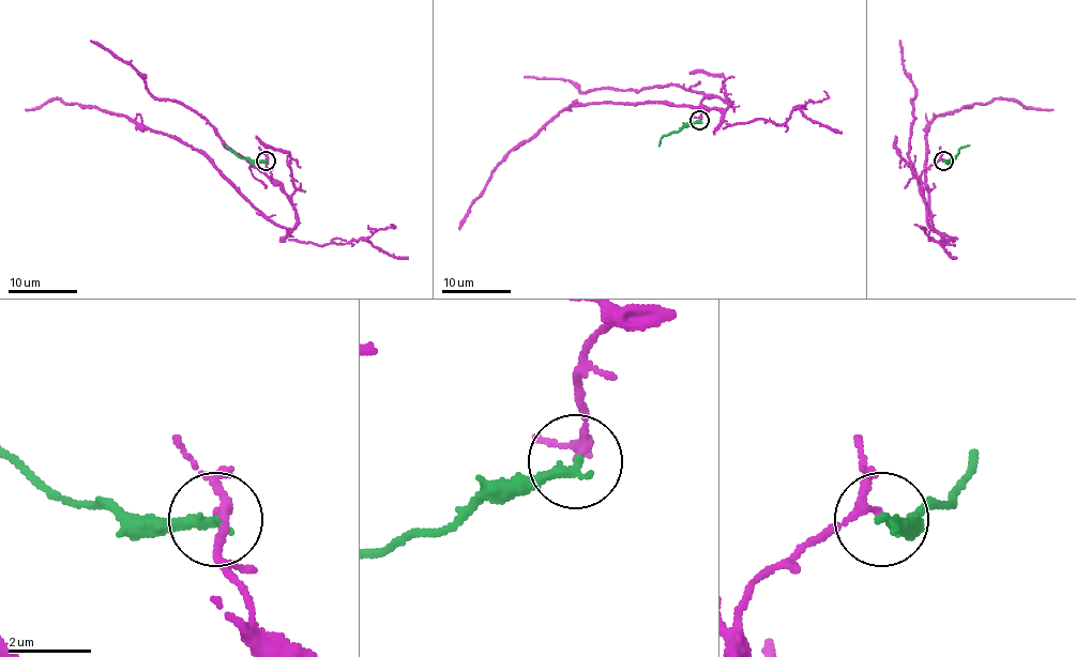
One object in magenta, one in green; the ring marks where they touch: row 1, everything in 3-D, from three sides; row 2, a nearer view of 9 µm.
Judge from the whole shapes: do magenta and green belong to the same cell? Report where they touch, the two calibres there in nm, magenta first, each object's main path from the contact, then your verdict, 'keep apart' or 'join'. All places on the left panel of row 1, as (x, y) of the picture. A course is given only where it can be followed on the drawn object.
at (266, 161); 160 nm thick on the magenta side, 280 nm on the other; magenta runs (266, 159), (296, 211), (291, 228), (271, 223), (206, 156), (169, 135), (59, 98), (25, 109); green runs (266, 161), (239, 157), (225, 146); join

